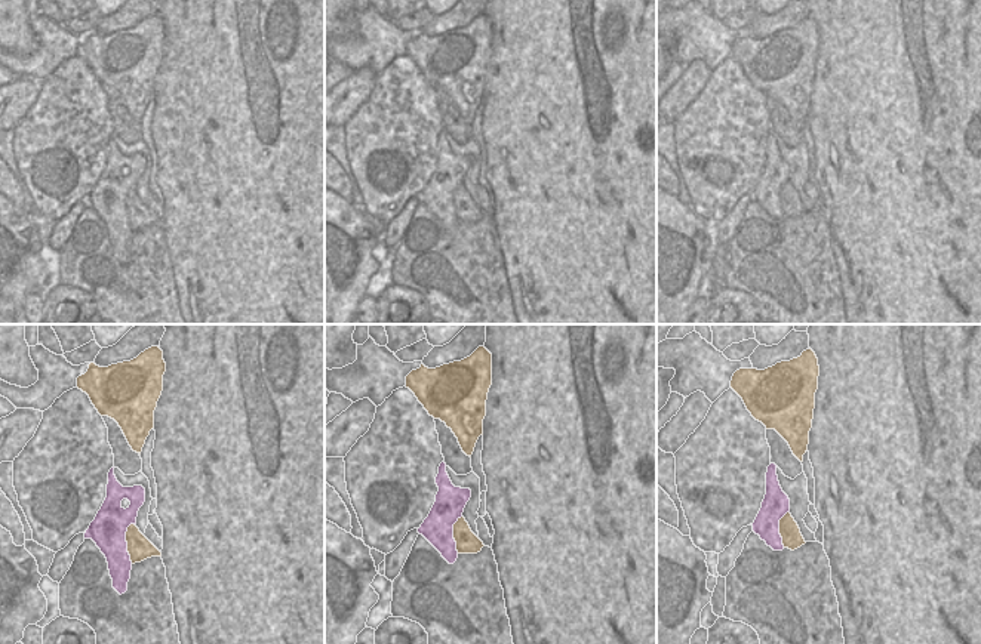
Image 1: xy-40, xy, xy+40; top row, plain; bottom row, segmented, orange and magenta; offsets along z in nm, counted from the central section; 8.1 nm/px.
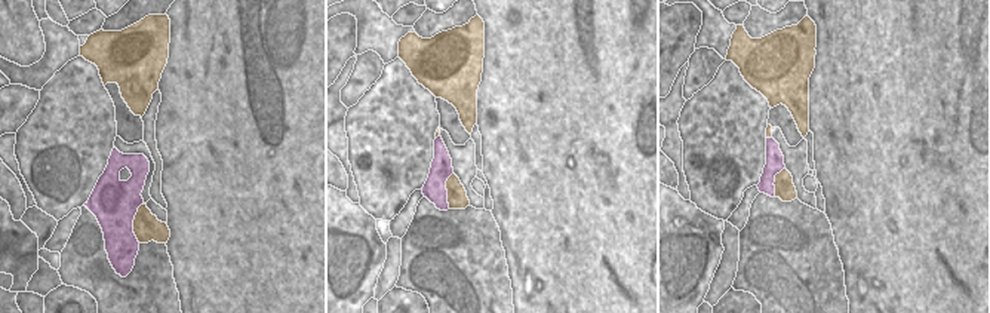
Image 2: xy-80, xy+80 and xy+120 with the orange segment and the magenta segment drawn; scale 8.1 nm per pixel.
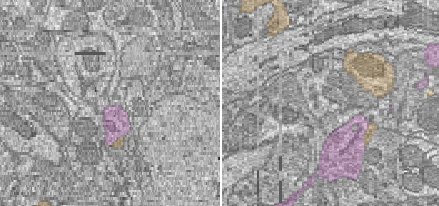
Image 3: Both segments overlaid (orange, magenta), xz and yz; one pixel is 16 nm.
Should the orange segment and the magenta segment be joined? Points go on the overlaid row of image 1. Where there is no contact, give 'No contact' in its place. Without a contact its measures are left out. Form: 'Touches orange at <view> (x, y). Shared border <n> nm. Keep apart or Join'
Touches orange at xy-40 (128, 544). Shared border 340 nm. Keep apart.

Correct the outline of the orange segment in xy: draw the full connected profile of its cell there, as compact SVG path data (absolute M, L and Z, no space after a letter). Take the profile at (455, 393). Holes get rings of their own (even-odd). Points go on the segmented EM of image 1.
M479 346L470 357L428 369L421 364L406 376L409 388L430 416L452 429L471 457L483 435L486 400L492 385L492 354Z

